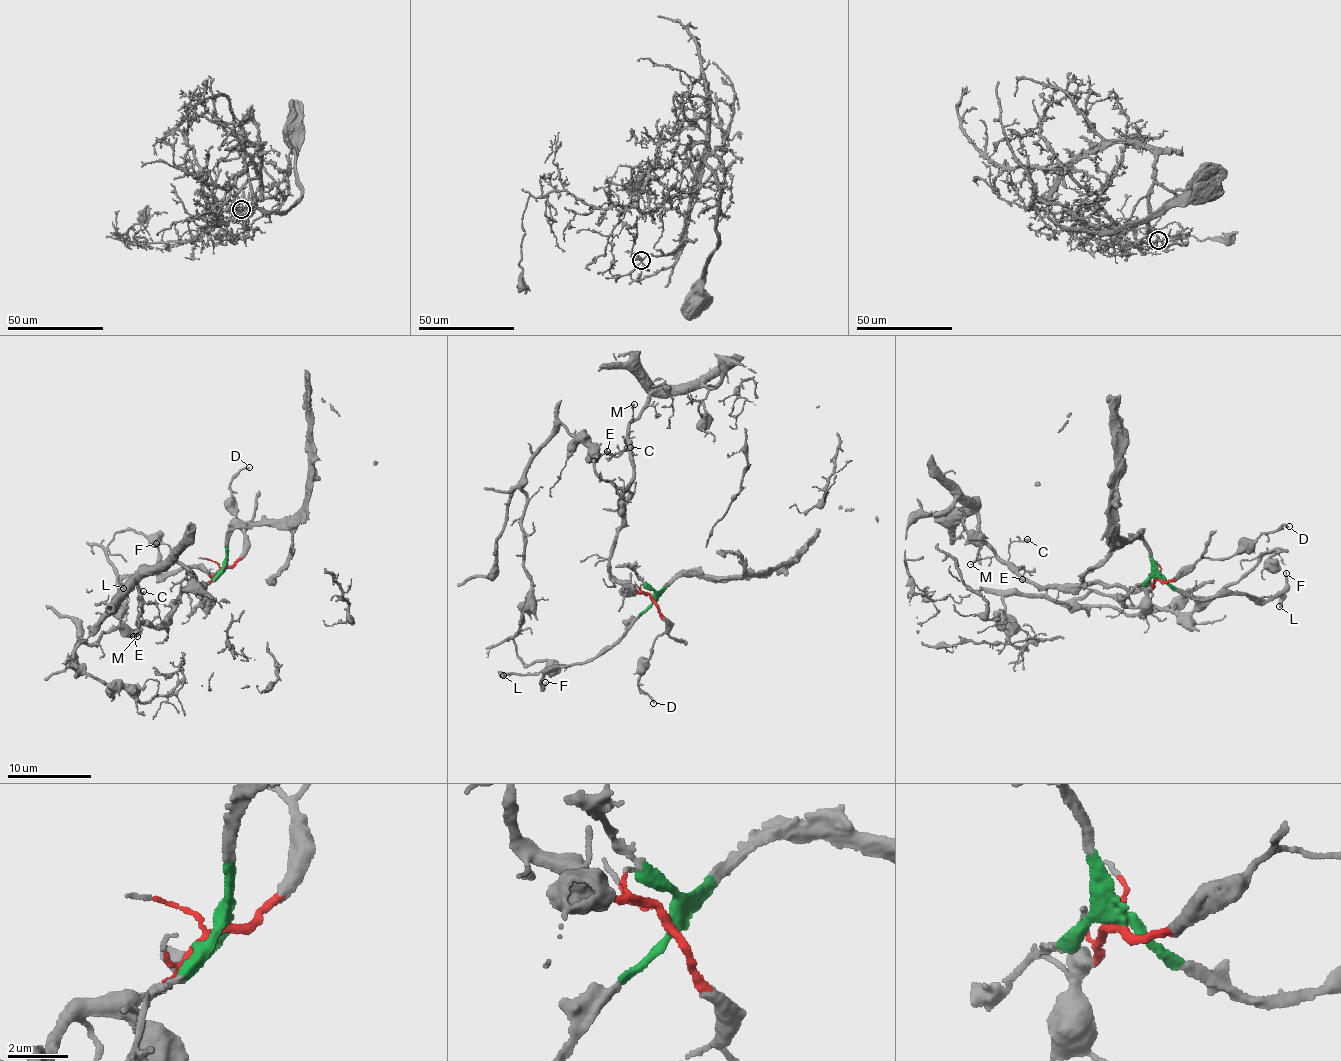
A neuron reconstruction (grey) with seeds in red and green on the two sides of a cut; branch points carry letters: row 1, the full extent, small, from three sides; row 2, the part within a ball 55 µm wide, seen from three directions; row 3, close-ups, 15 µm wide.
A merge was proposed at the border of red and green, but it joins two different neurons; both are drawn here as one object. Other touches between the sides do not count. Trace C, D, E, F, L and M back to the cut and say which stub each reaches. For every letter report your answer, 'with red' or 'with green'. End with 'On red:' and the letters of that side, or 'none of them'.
C: with red
D: with red
E: with red
F: with green
L: with green
M: with red
On red: C, D, E, M

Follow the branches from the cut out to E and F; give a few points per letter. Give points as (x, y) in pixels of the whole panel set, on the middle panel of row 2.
E: (653, 598), (610, 574), (609, 555), (622, 519), (624, 488), (632, 481), (632, 461), (629, 452), (607, 452)
F: (653, 598), (652, 605), (624, 633), (593, 658), (545, 674), (545, 681)

